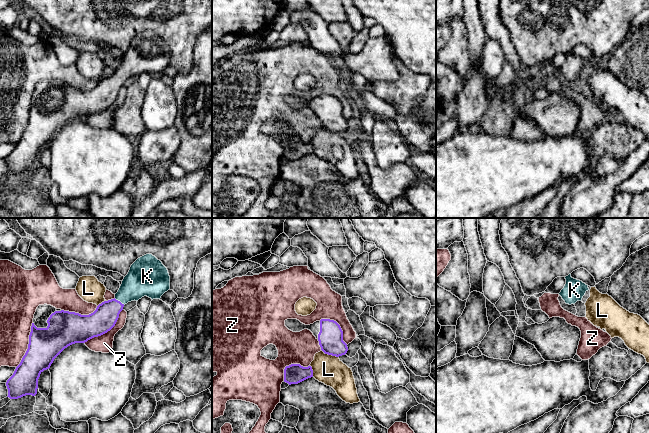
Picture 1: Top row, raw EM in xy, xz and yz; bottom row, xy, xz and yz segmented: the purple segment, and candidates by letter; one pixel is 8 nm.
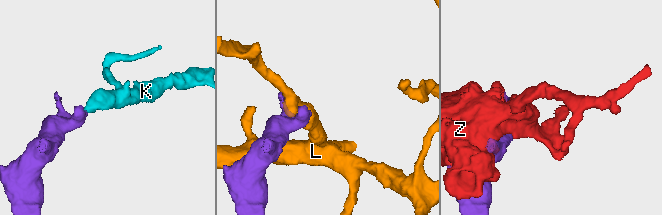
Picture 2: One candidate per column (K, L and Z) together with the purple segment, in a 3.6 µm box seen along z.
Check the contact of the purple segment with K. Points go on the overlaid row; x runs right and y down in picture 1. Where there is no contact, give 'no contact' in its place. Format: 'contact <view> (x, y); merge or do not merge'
contact xy (119, 301); merge

